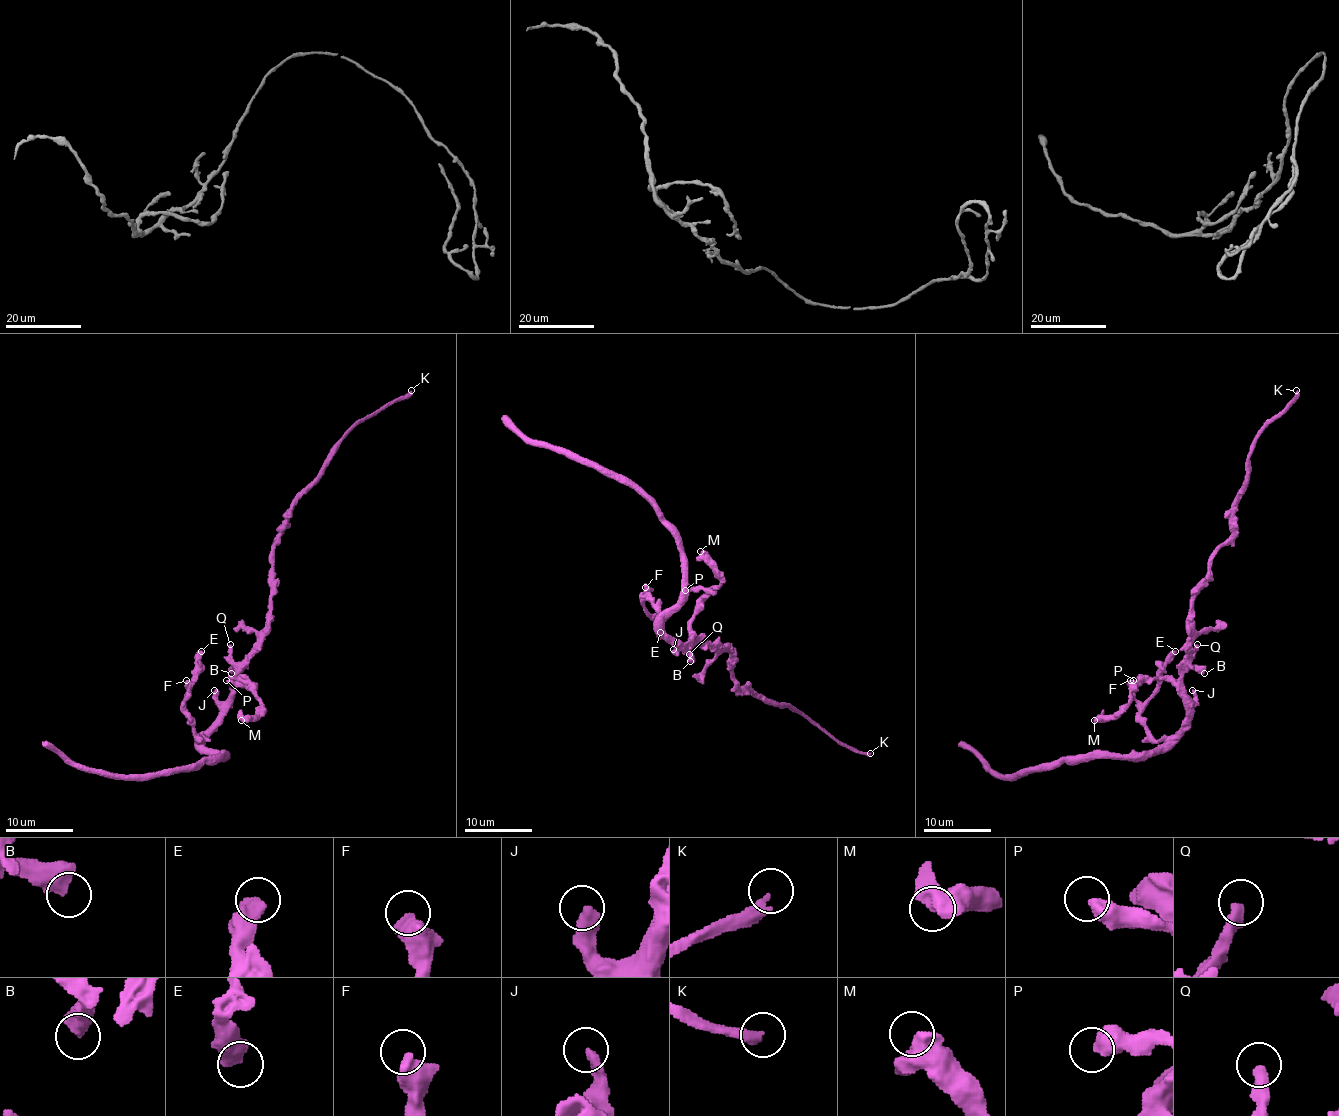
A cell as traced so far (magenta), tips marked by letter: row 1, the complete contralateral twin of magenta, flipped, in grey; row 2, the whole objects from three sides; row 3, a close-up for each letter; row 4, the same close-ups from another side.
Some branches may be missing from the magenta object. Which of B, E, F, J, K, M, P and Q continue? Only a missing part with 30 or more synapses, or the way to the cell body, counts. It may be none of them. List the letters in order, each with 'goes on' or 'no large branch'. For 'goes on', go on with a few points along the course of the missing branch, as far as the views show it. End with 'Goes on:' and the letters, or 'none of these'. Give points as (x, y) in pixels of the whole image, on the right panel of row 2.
B: no large branch
E: no large branch
F: no large branch
J: no large branch
K: goes on; course (1296, 390), (1313, 355), (1158, 646), (1098, 683), (1074, 626), (1155, 587), (1199, 484)
M: no large branch
P: no large branch
Q: no large branch
Goes on: K

